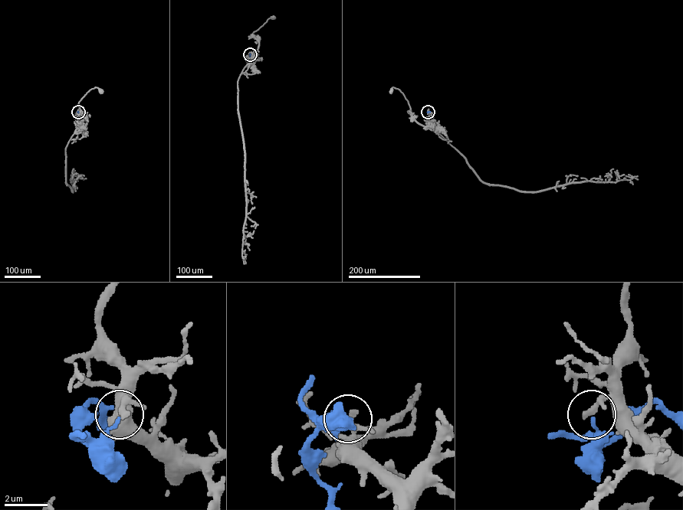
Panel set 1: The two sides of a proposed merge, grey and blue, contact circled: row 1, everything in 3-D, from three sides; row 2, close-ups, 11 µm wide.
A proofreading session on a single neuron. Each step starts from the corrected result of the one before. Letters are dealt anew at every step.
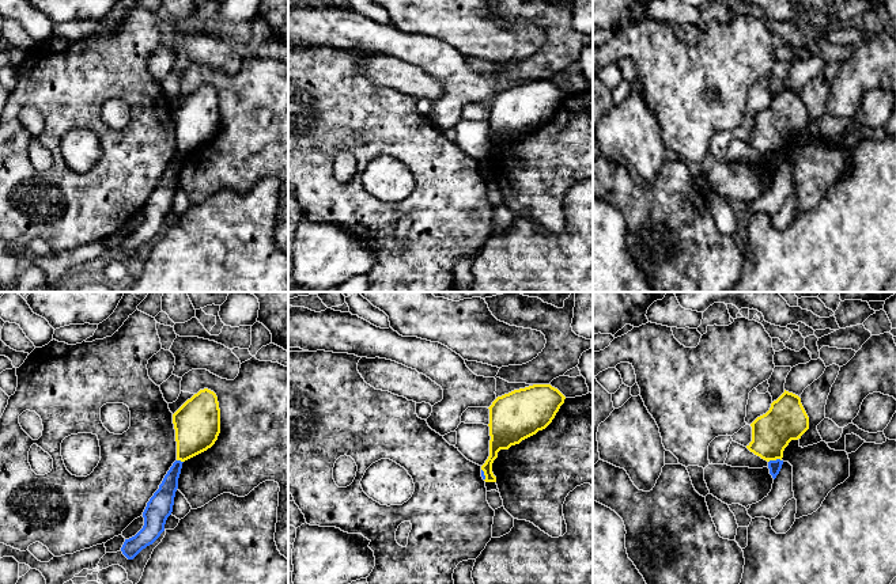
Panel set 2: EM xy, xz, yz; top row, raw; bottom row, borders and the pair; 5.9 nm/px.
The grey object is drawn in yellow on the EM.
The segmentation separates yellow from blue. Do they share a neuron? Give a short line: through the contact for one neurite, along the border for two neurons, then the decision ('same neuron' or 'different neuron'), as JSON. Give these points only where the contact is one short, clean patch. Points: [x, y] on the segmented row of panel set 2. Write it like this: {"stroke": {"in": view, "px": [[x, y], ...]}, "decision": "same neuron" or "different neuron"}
{"decision": "different neuron"}

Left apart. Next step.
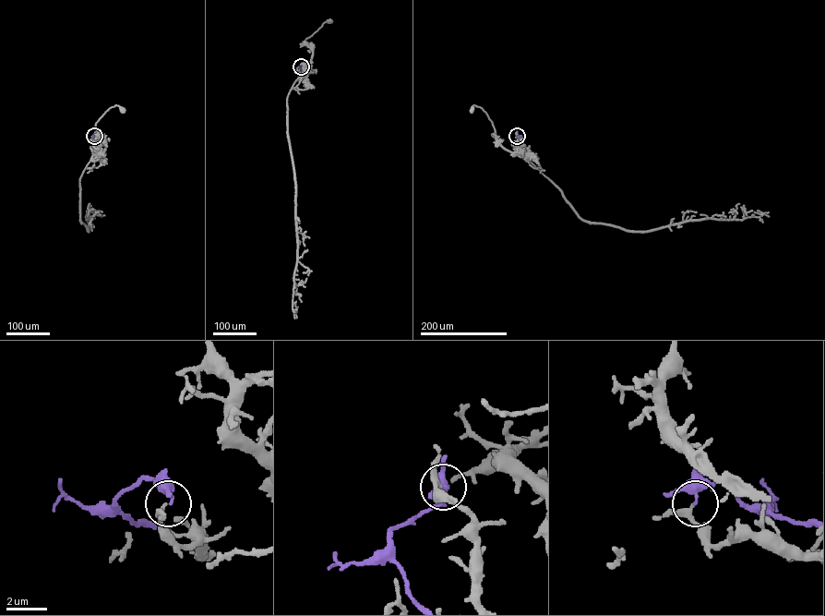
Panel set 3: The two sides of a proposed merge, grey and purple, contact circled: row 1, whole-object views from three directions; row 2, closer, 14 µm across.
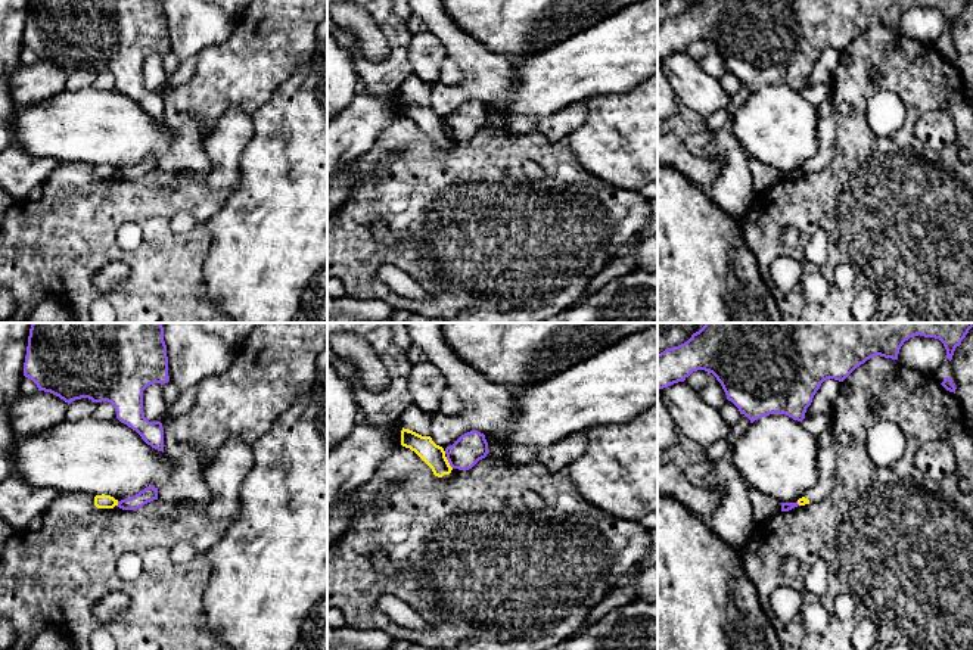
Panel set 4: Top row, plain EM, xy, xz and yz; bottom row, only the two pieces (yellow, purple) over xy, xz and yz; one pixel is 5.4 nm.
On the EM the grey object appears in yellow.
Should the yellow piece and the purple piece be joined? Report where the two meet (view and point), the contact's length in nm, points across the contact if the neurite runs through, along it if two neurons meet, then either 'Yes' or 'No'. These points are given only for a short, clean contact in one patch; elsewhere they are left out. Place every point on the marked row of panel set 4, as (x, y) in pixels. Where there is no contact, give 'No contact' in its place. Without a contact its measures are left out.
Touches yellow at xz (448, 463). Shared border 80 nm. Boundary: xz (445, 457), (453, 467). No

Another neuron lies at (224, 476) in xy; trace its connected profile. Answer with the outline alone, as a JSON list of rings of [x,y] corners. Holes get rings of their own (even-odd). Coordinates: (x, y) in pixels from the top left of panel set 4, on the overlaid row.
[[[229,439],[203,473],[211,491],[206,516],[212,522],[236,523],[243,514],[242,483],[252,470],[252,447]]]

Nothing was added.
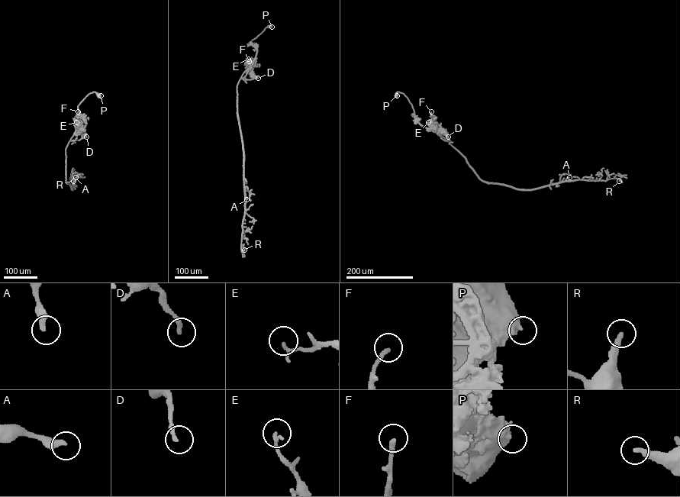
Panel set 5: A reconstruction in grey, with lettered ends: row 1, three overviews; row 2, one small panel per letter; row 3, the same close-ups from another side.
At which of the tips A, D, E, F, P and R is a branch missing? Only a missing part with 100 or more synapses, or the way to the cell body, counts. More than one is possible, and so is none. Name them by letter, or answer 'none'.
none

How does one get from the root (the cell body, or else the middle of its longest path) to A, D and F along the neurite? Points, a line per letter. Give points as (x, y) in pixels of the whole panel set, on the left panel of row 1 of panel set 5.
A: (99, 95), (90, 93), (78, 106), (85, 125), (75, 130), (66, 147), (66, 181), (72, 189), (75, 177)
D: (99, 95), (94, 91), (90, 93), (78, 106), (85, 125), (77, 130), (86, 137)
F: (99, 95), (94, 91), (90, 93), (78, 106), (85, 123), (82, 129), (78, 125), (78, 111)

